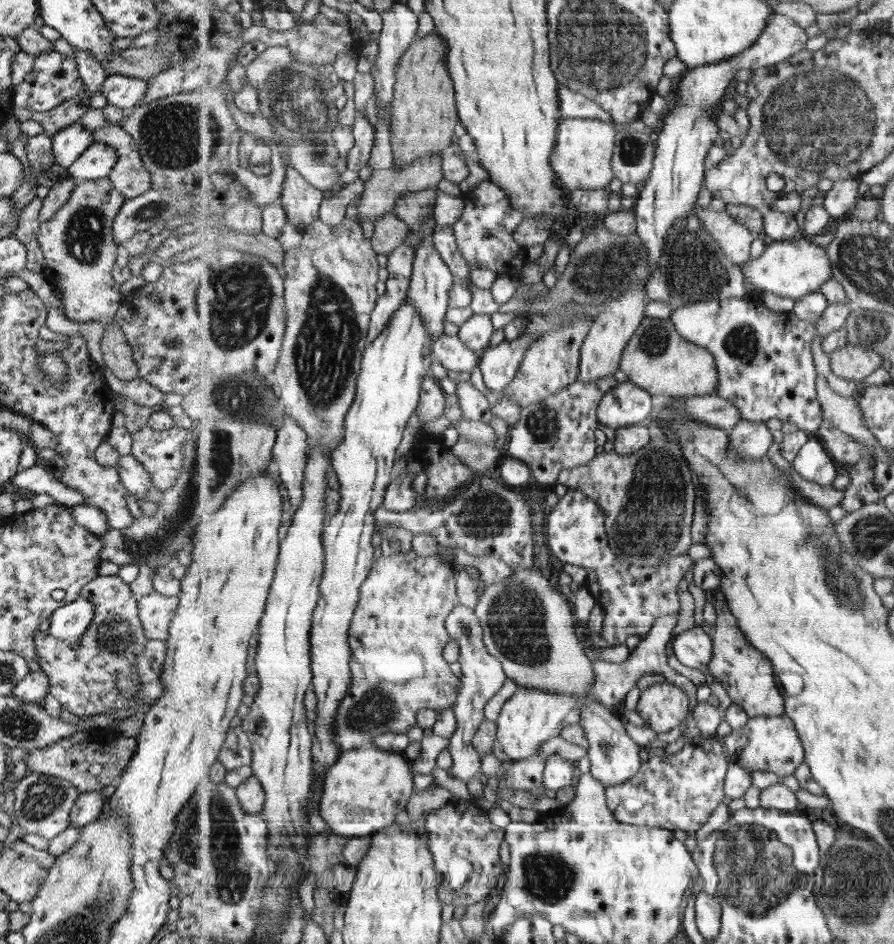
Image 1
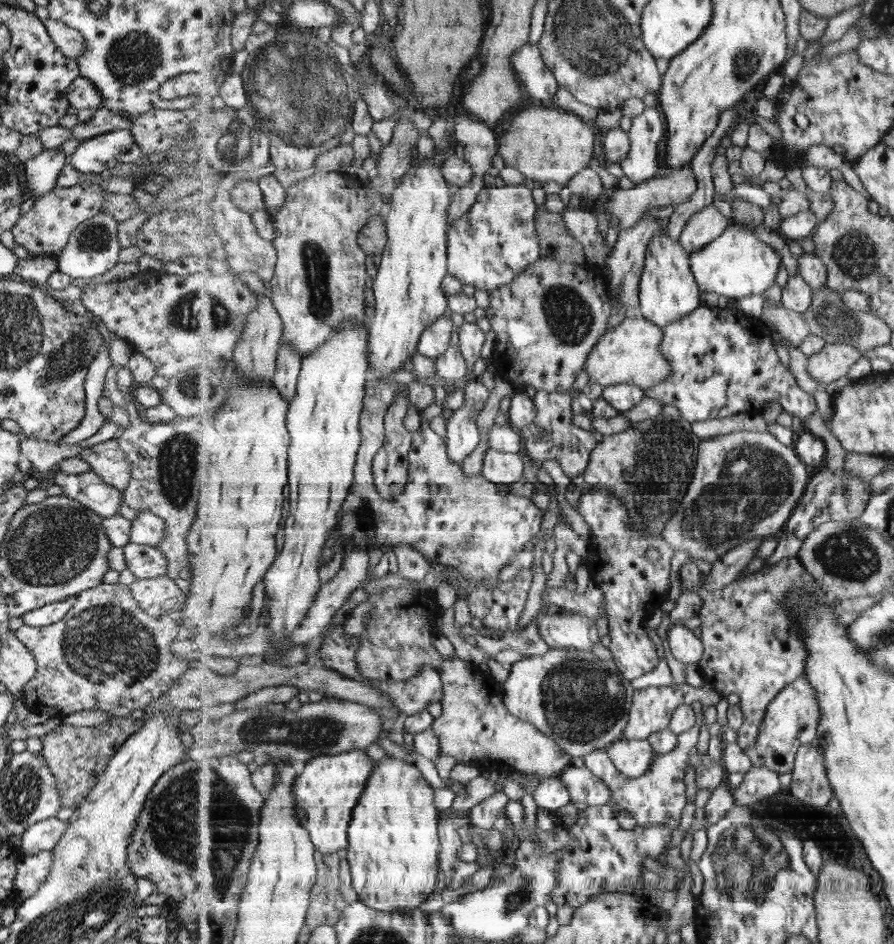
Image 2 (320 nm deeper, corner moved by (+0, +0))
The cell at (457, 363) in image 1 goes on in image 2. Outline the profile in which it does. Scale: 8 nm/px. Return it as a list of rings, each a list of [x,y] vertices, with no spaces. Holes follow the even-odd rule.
[[[442,317],[433,326],[423,332],[419,340],[418,352],[433,360],[439,358],[451,345],[451,338],[454,335],[453,320],[449,317]]]

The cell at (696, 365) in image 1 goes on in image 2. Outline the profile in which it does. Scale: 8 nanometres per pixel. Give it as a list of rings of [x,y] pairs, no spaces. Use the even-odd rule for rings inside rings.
[[[643,316],[627,317],[624,323],[611,328],[587,357],[585,367],[589,379],[603,388],[615,384],[636,384],[647,392],[672,375],[670,361],[662,352],[665,335],[665,330]]]

